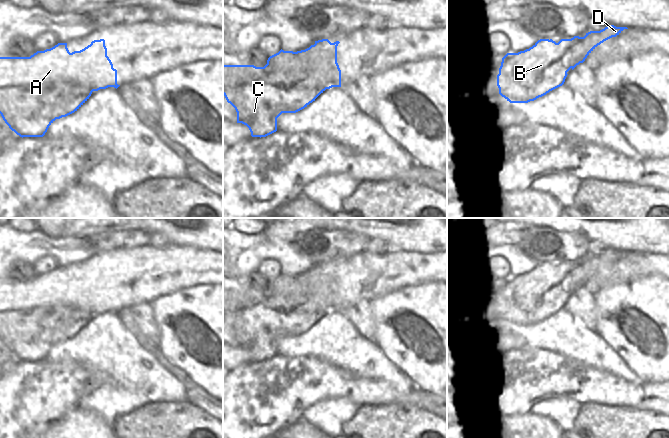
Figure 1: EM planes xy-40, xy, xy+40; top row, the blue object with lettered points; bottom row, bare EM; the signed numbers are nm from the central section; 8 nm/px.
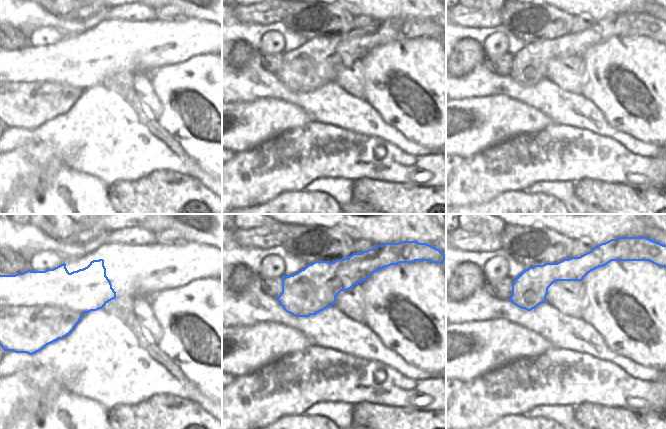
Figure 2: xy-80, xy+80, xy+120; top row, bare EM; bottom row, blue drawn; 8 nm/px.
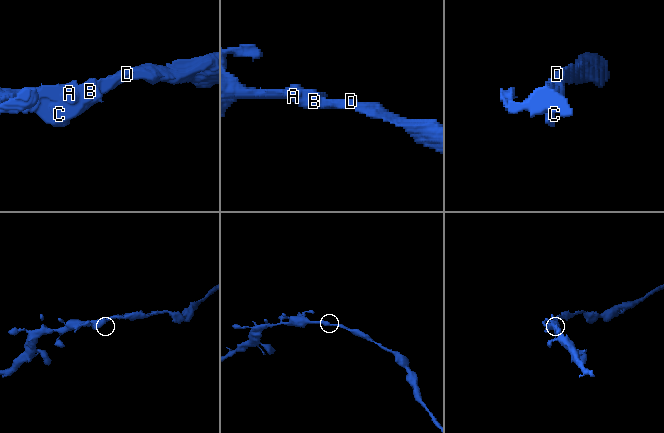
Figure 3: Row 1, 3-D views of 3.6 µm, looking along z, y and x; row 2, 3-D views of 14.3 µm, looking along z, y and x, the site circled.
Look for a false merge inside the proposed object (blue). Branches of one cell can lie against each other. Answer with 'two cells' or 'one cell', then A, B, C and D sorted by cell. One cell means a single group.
two cells; groups A / B C D

